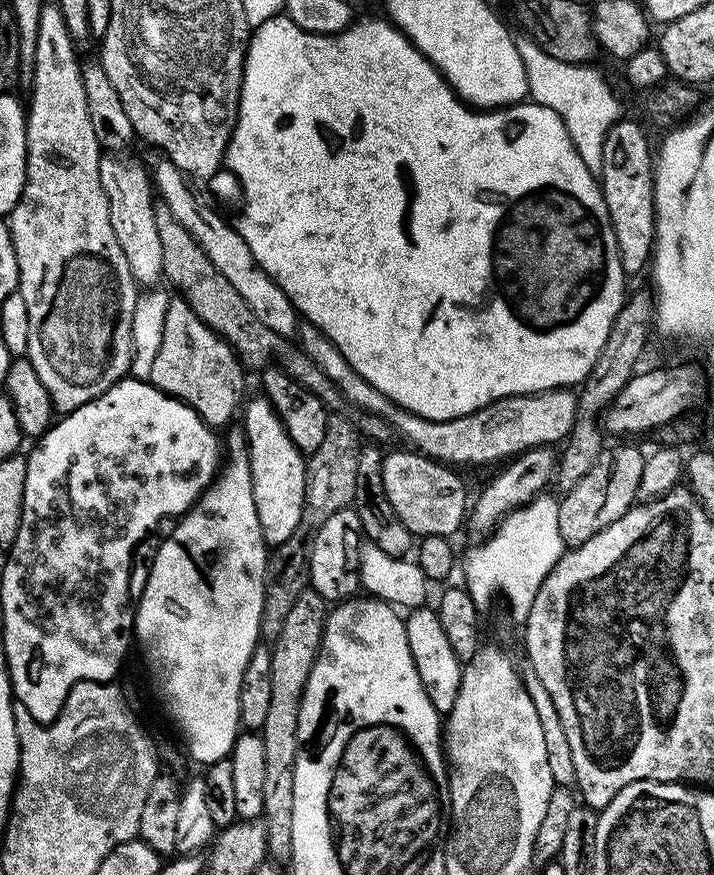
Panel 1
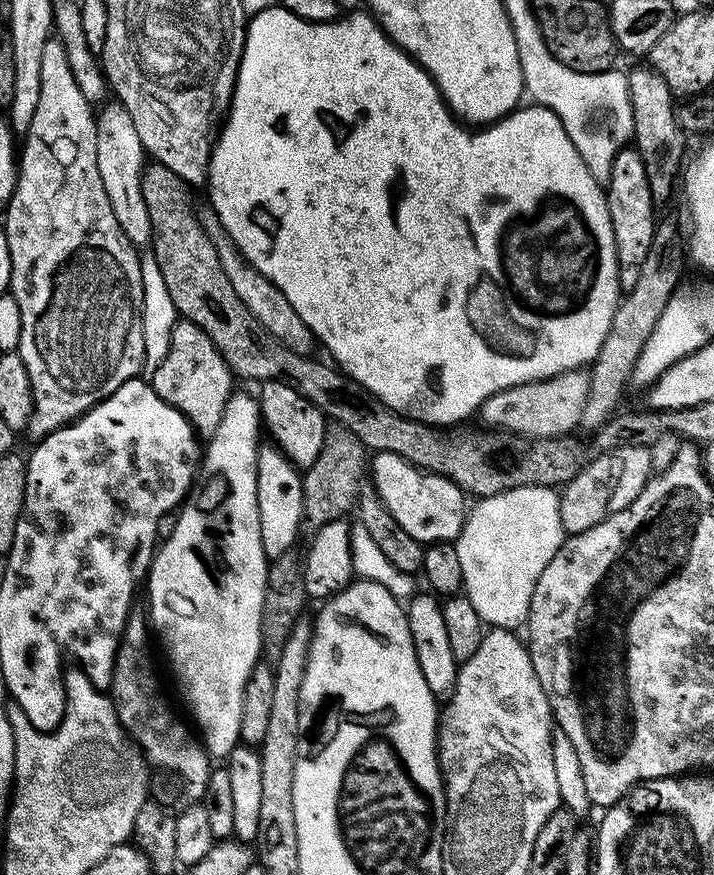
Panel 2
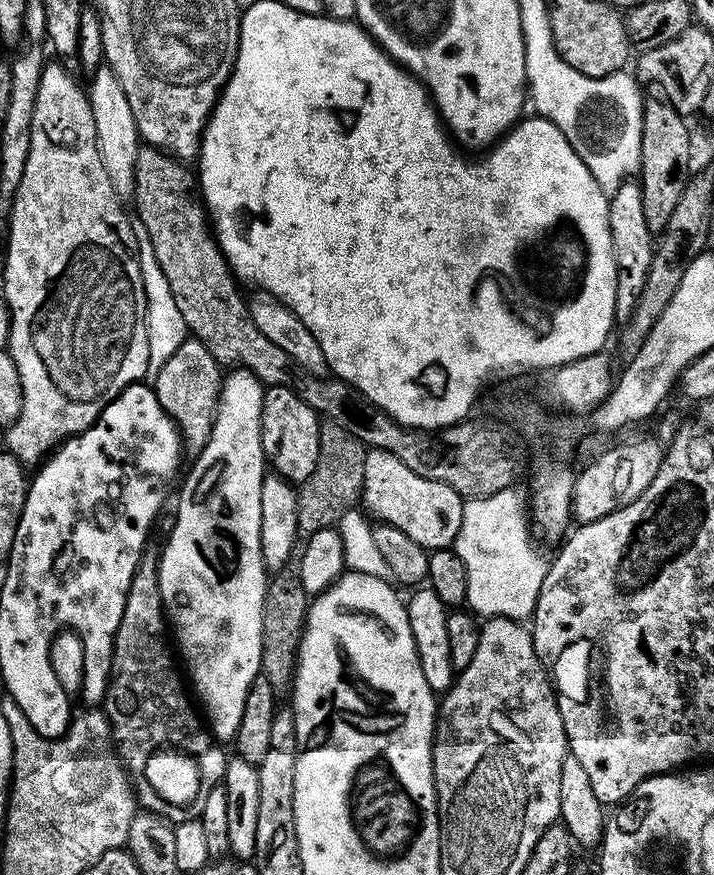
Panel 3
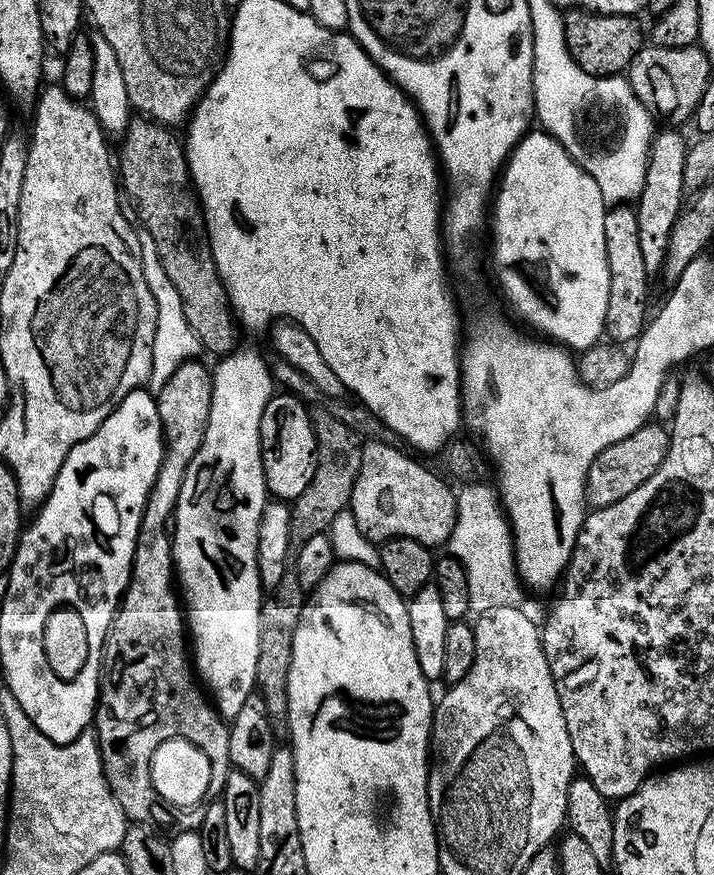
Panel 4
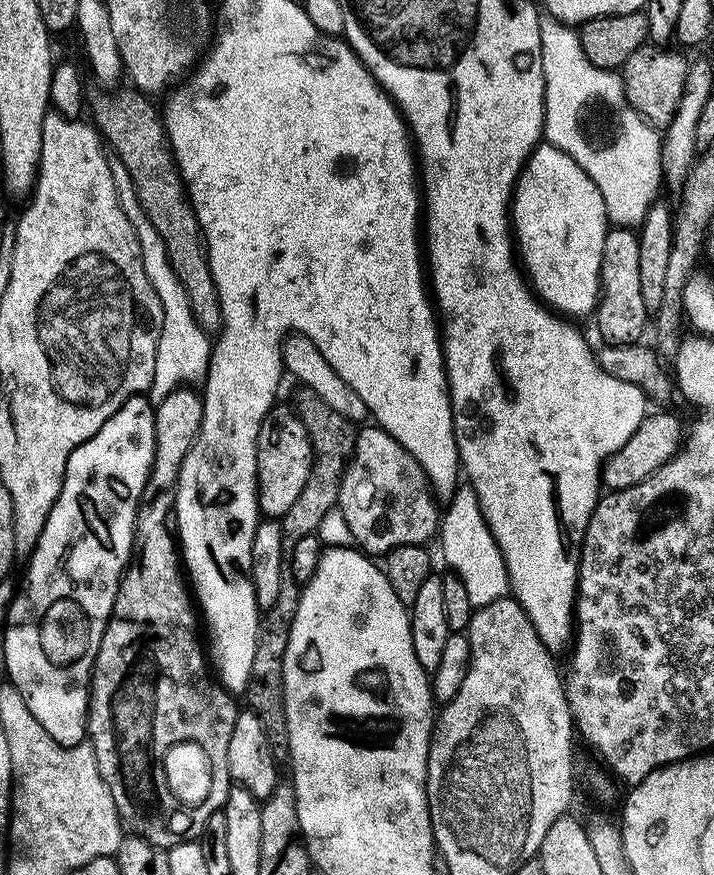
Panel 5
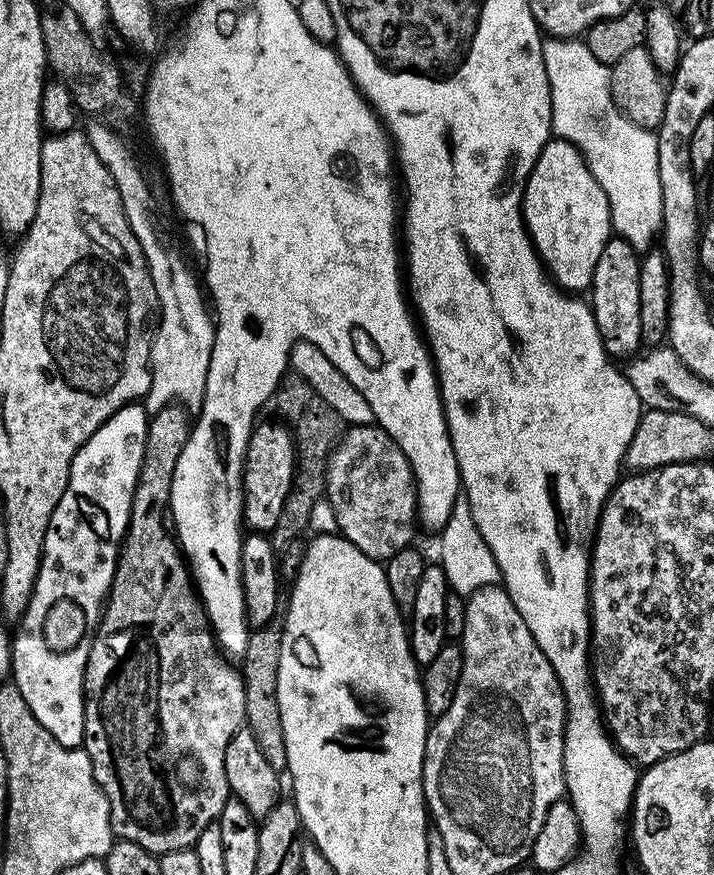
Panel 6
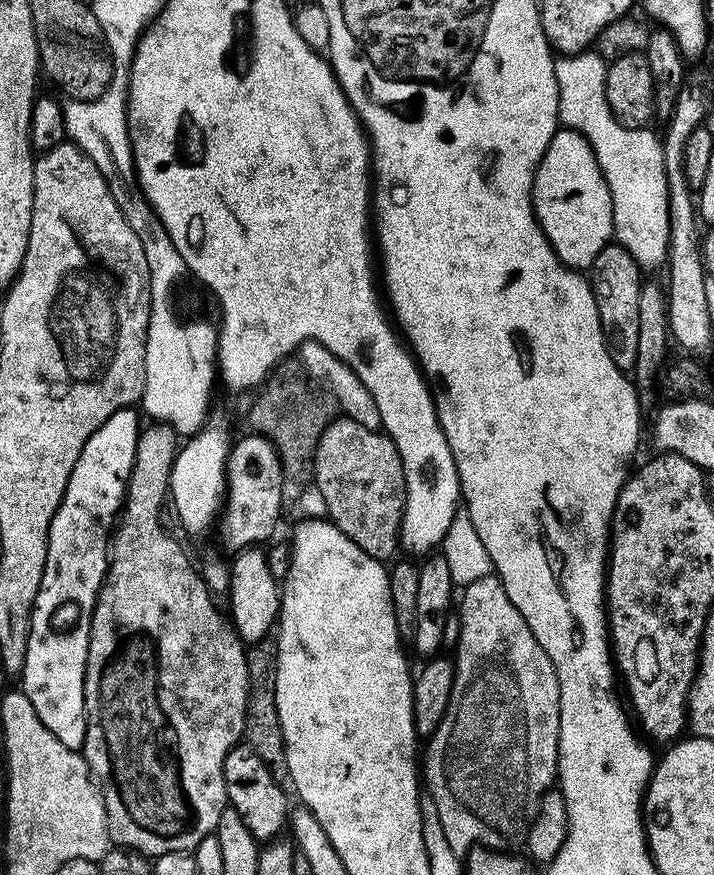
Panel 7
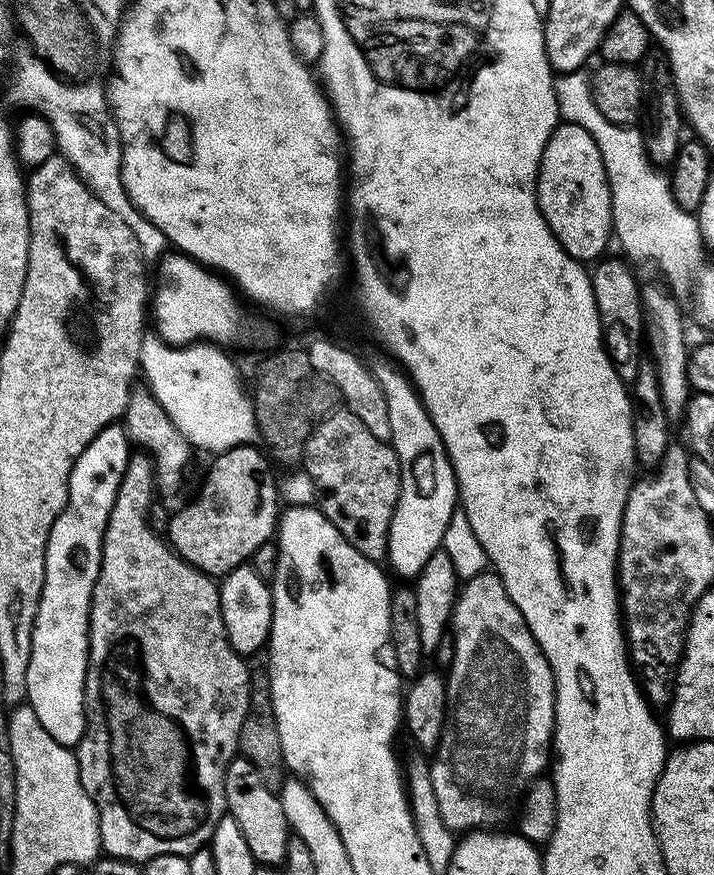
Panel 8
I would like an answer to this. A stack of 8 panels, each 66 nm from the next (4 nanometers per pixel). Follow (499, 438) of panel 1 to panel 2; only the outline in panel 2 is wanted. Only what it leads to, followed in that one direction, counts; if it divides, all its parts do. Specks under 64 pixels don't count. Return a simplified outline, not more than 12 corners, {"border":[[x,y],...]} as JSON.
{"border":[[563,372],[486,398],[488,430],[575,433],[590,375]]}

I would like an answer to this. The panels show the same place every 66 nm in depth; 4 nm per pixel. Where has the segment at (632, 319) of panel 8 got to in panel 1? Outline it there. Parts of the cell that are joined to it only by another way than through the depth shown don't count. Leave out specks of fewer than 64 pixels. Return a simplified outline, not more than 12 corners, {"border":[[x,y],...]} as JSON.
{"border":[[636,120],[606,134],[598,173],[625,277],[656,242],[654,148]]}

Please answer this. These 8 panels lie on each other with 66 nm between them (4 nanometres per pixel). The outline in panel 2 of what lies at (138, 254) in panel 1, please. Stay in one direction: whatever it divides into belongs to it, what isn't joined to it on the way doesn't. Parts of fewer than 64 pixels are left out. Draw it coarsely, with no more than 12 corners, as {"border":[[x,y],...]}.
{"border":[[130,114],[96,117],[98,174],[132,245],[152,239],[146,153]]}

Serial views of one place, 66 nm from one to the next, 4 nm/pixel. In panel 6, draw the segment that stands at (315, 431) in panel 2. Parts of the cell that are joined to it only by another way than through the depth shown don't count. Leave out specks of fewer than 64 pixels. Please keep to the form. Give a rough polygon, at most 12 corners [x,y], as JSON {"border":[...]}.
{"border":[[257,423],[244,455],[244,523],[278,526],[296,481],[296,441]]}

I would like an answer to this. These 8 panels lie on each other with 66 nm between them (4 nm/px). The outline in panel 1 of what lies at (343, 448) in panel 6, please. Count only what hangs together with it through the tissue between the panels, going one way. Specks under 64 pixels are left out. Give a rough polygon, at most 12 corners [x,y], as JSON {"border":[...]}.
{"border":[[389,451],[382,486],[413,537],[455,537],[470,508],[459,471]]}

